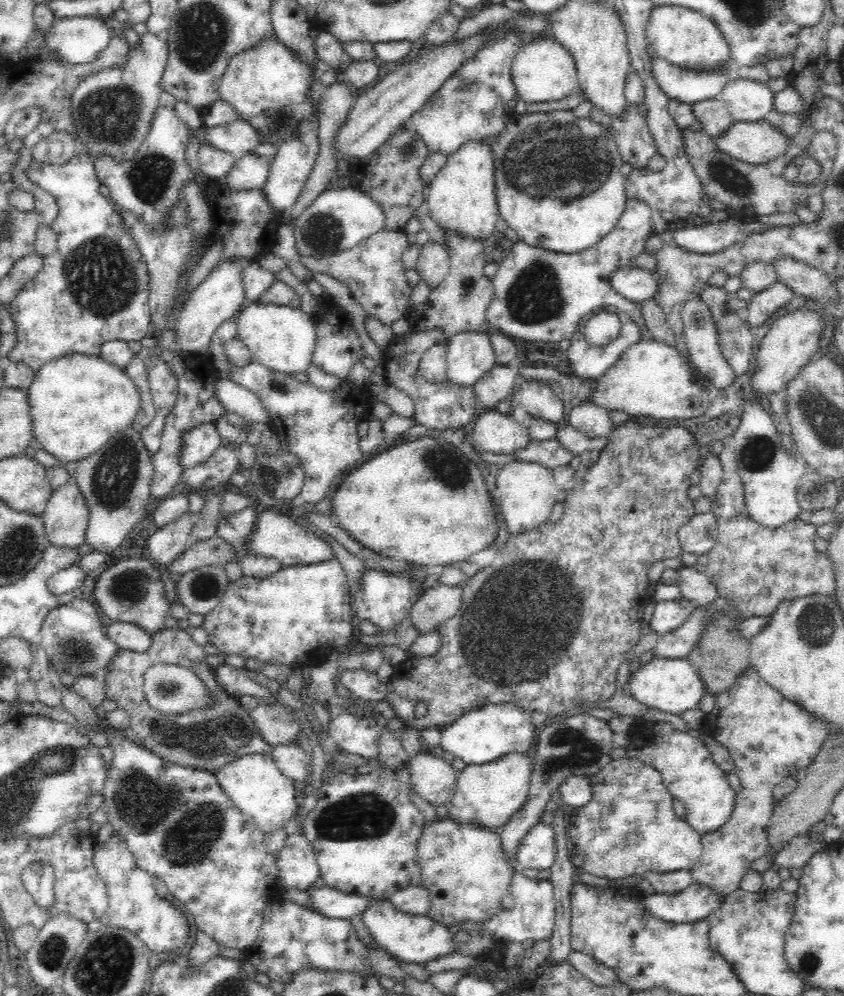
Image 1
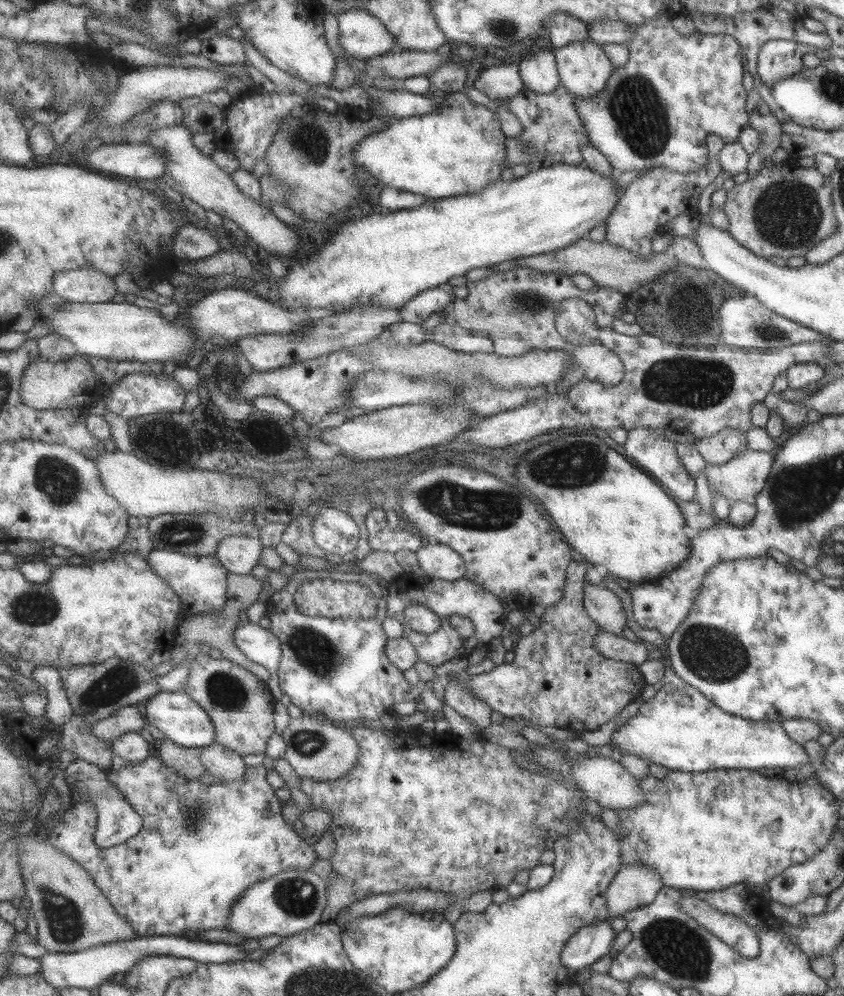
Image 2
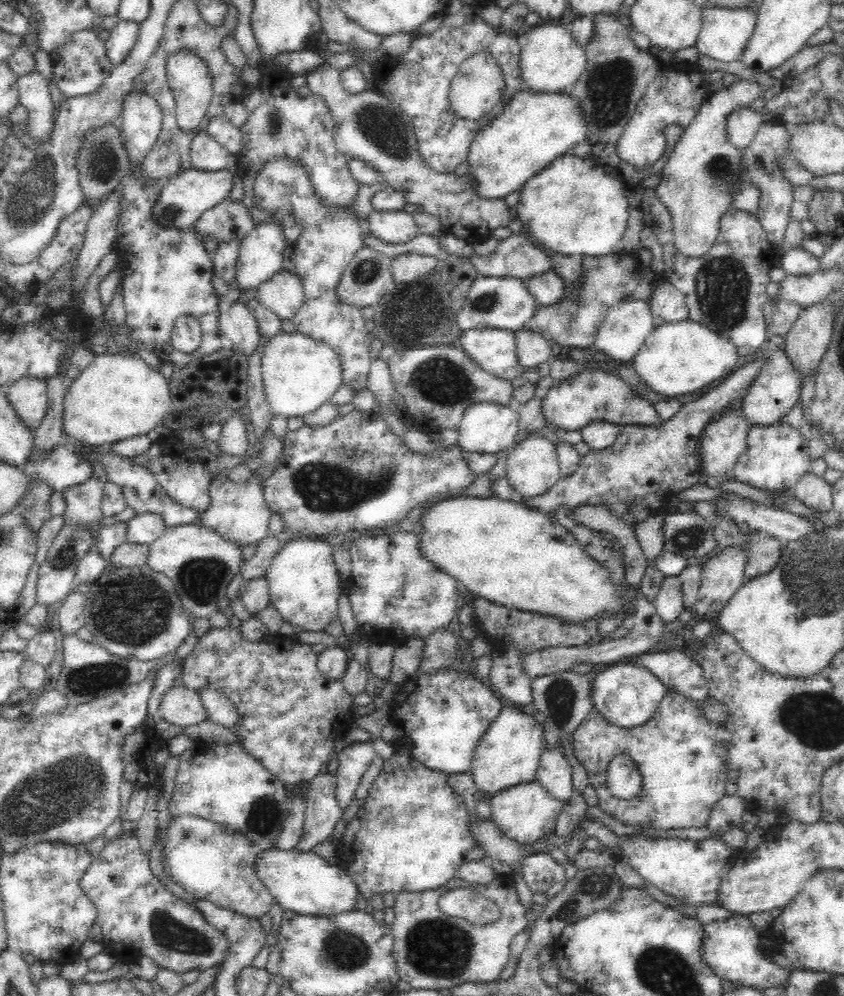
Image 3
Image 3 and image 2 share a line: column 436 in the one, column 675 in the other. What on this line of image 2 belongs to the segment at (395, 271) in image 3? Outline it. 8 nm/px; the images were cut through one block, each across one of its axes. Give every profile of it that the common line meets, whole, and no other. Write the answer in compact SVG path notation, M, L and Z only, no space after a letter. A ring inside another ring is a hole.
M586 237L561 251L517 258L517 261L522 268L531 268L545 274L564 273L572 278L575 274L582 273L591 278L596 285L621 291L626 296L635 292L645 282L651 282L655 276L659 278L659 274L677 266L677 260L668 252L654 253L649 259L639 259L623 249L609 245L605 240L595 243Z

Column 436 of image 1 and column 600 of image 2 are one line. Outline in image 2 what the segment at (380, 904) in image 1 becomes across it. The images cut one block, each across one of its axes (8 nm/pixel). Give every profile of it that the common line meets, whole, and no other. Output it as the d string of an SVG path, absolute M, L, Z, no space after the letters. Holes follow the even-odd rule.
M607 919L580 928L562 952L563 964L572 971L583 970L609 952L611 940L616 934Z

